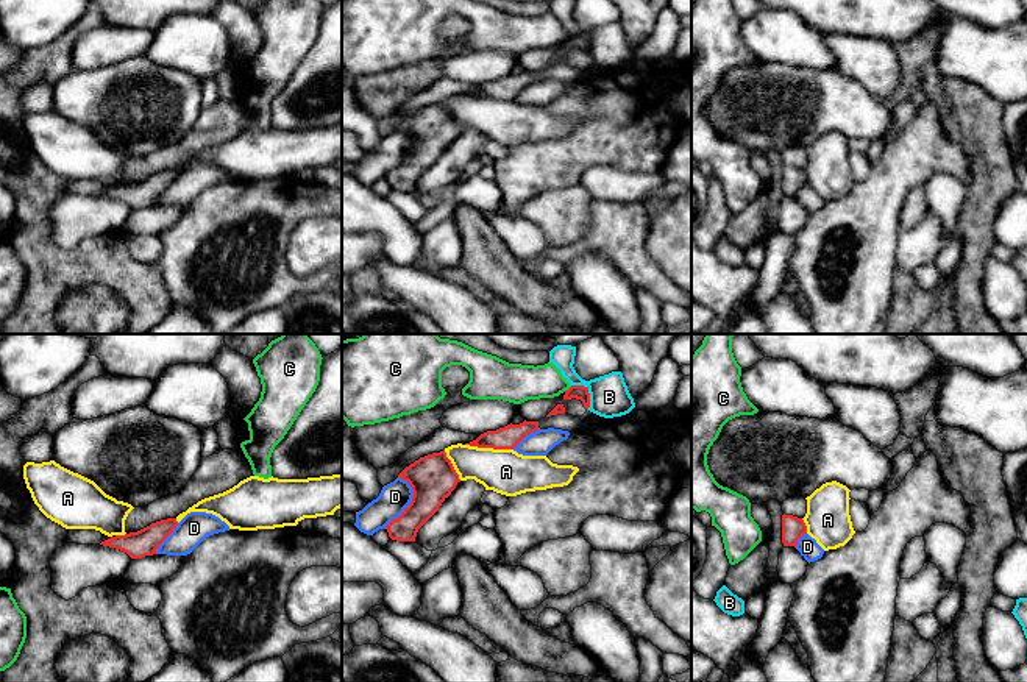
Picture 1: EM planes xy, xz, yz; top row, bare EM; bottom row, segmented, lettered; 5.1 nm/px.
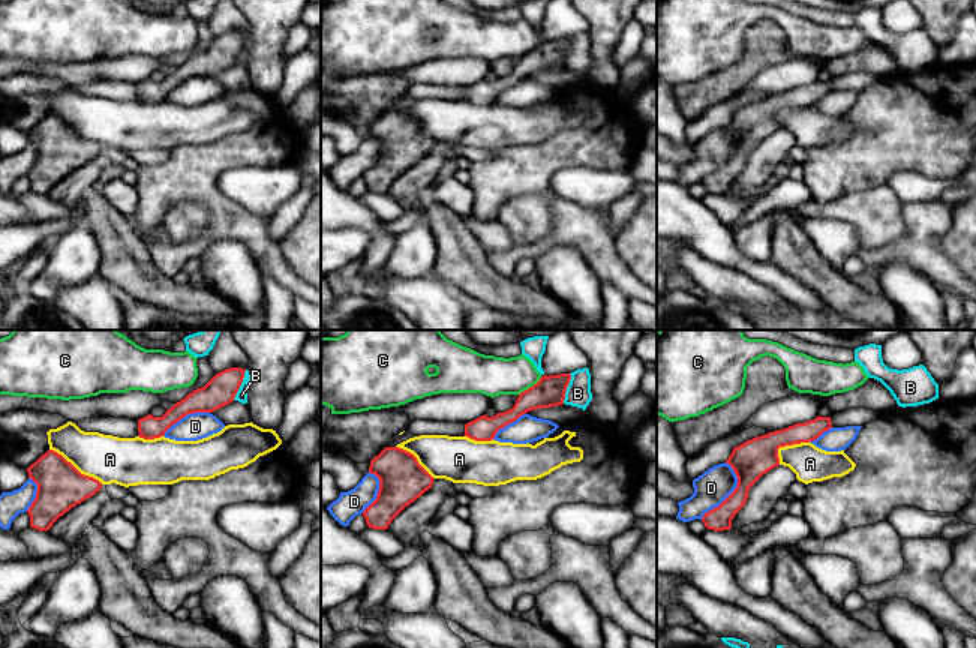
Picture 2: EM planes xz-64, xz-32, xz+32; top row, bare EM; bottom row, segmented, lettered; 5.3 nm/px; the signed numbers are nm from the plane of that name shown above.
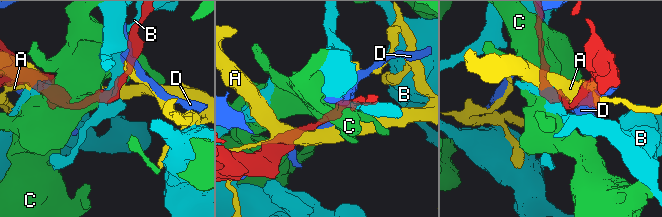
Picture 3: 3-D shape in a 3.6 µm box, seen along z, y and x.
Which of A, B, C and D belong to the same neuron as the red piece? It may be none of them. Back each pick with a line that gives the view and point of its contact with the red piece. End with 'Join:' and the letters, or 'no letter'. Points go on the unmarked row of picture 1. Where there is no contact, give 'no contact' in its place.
Join: no letter

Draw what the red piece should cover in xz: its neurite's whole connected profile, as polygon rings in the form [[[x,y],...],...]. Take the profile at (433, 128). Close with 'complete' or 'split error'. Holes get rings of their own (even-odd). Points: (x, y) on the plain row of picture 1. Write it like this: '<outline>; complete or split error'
[[[445,100],[420,108],[398,128],[409,133],[414,147],[404,162],[386,179],[392,190],[415,192],[418,179],[439,161],[460,130]]]; complete

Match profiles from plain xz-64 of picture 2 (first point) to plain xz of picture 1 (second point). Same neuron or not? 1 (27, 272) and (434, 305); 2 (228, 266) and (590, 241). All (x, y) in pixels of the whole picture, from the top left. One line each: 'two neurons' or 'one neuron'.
1: two neurons
2: two neurons

